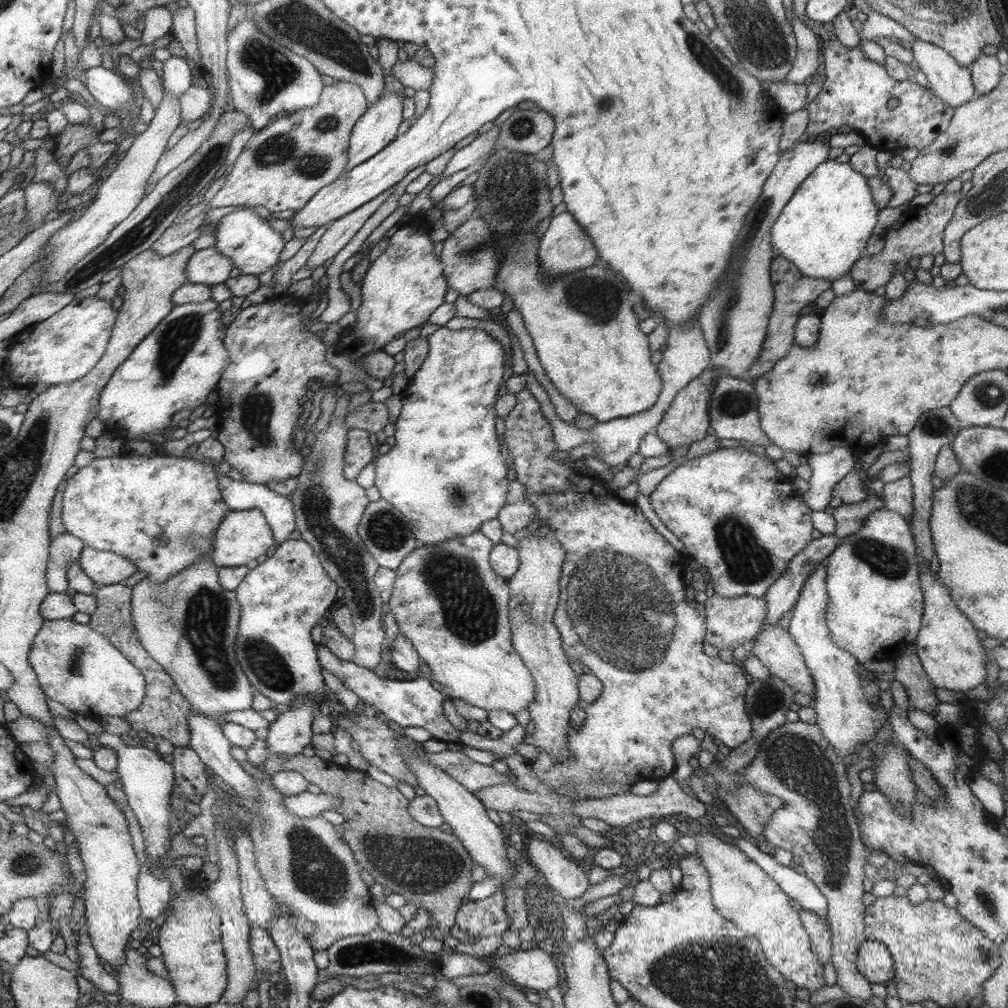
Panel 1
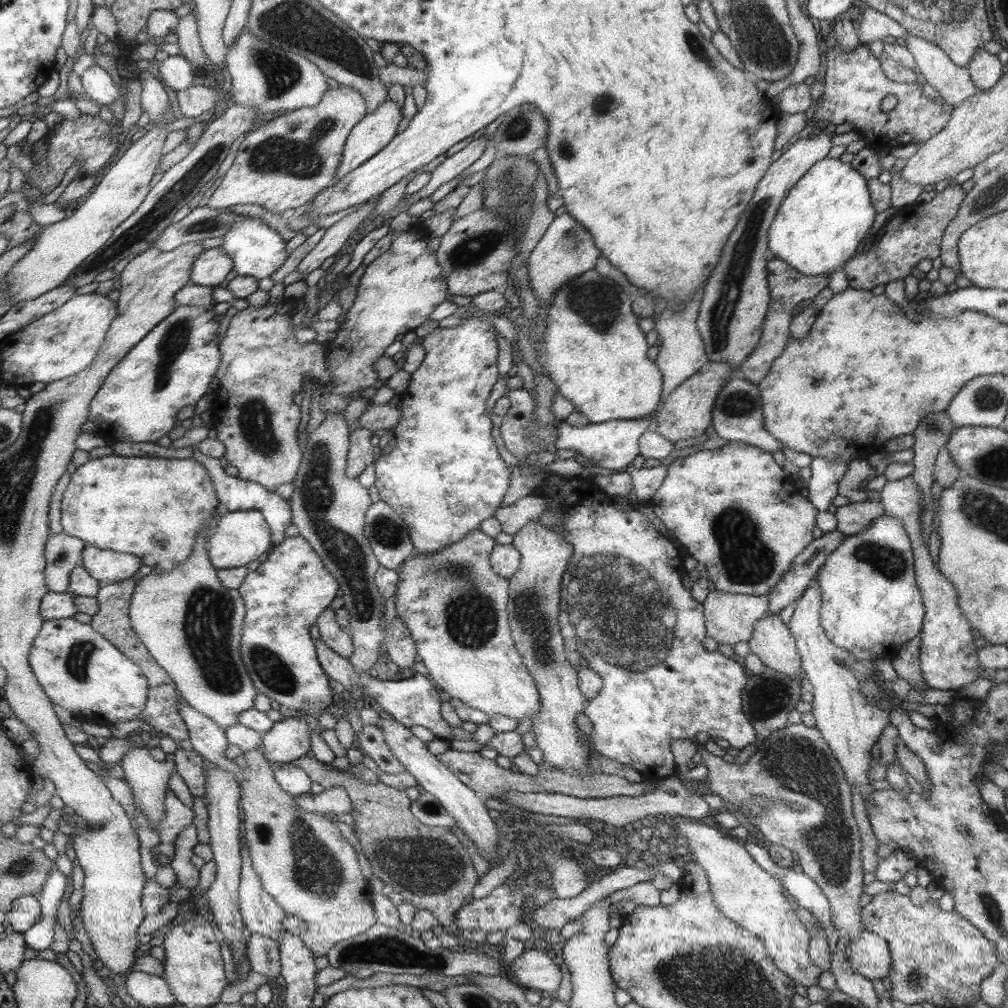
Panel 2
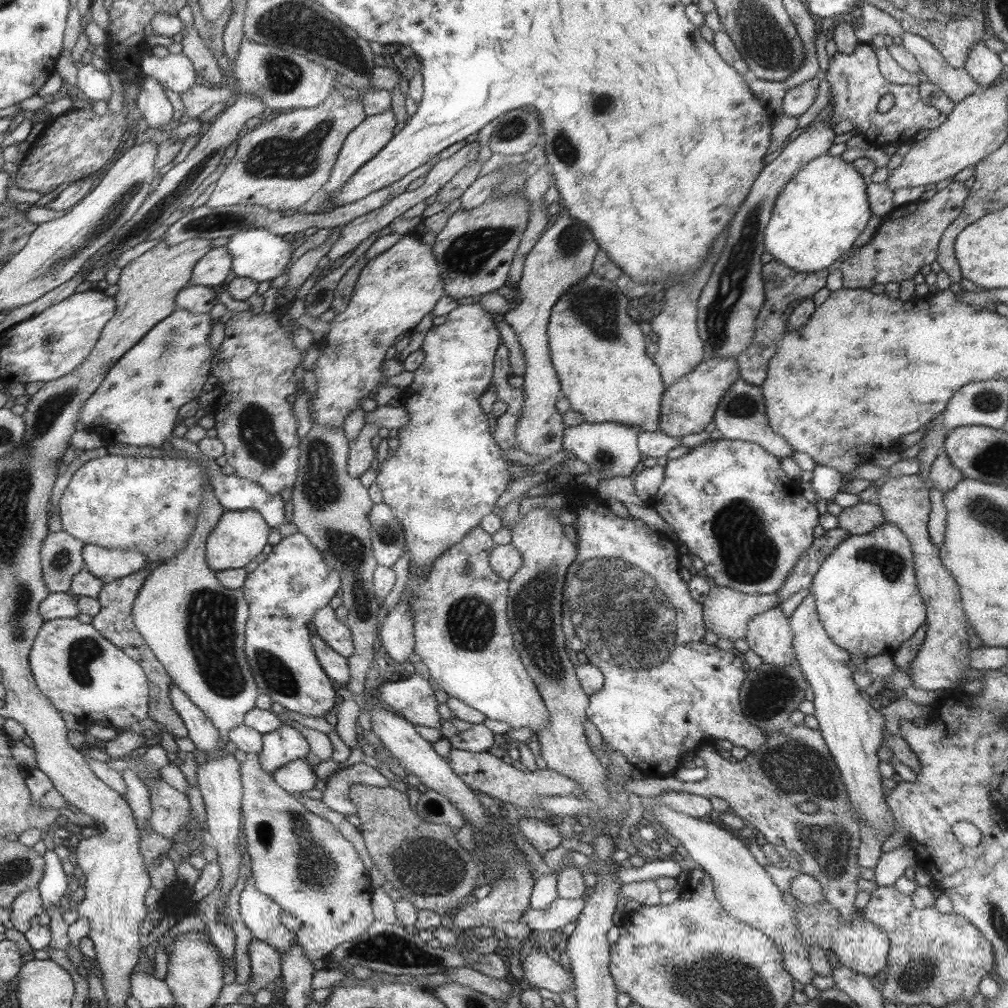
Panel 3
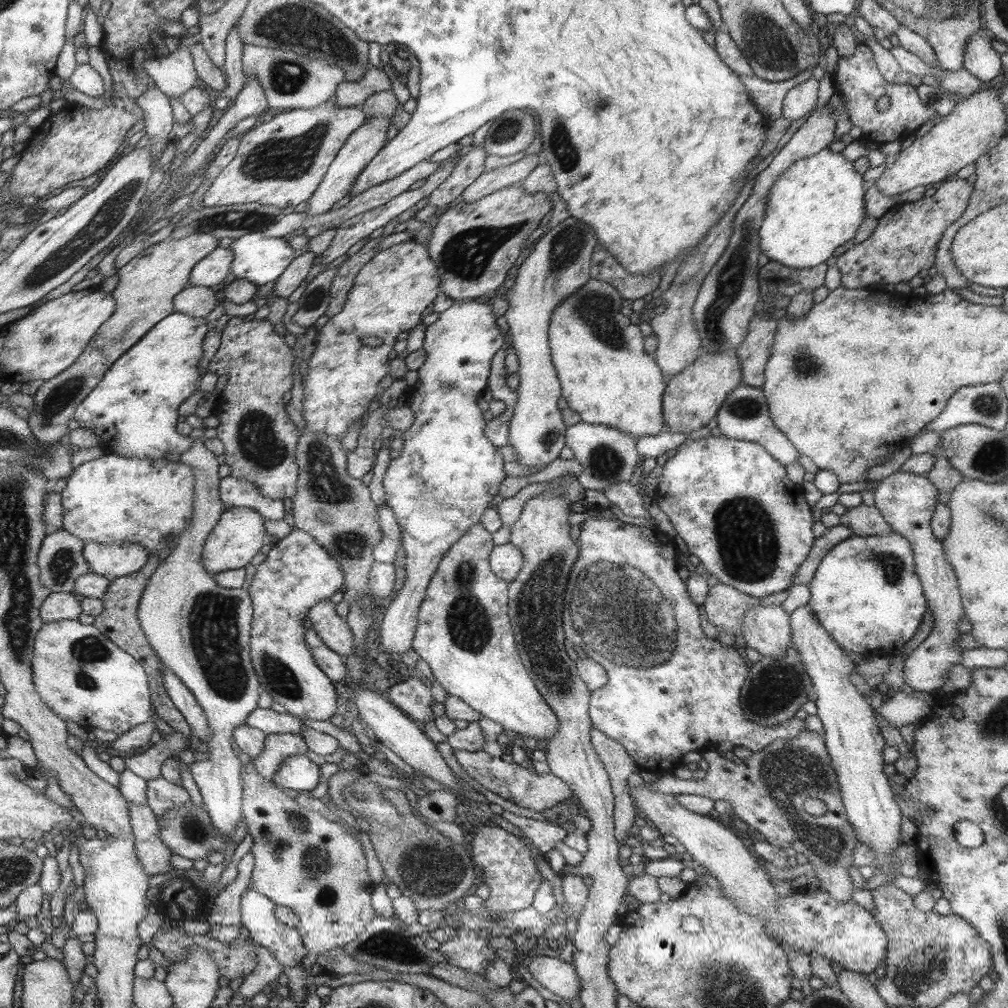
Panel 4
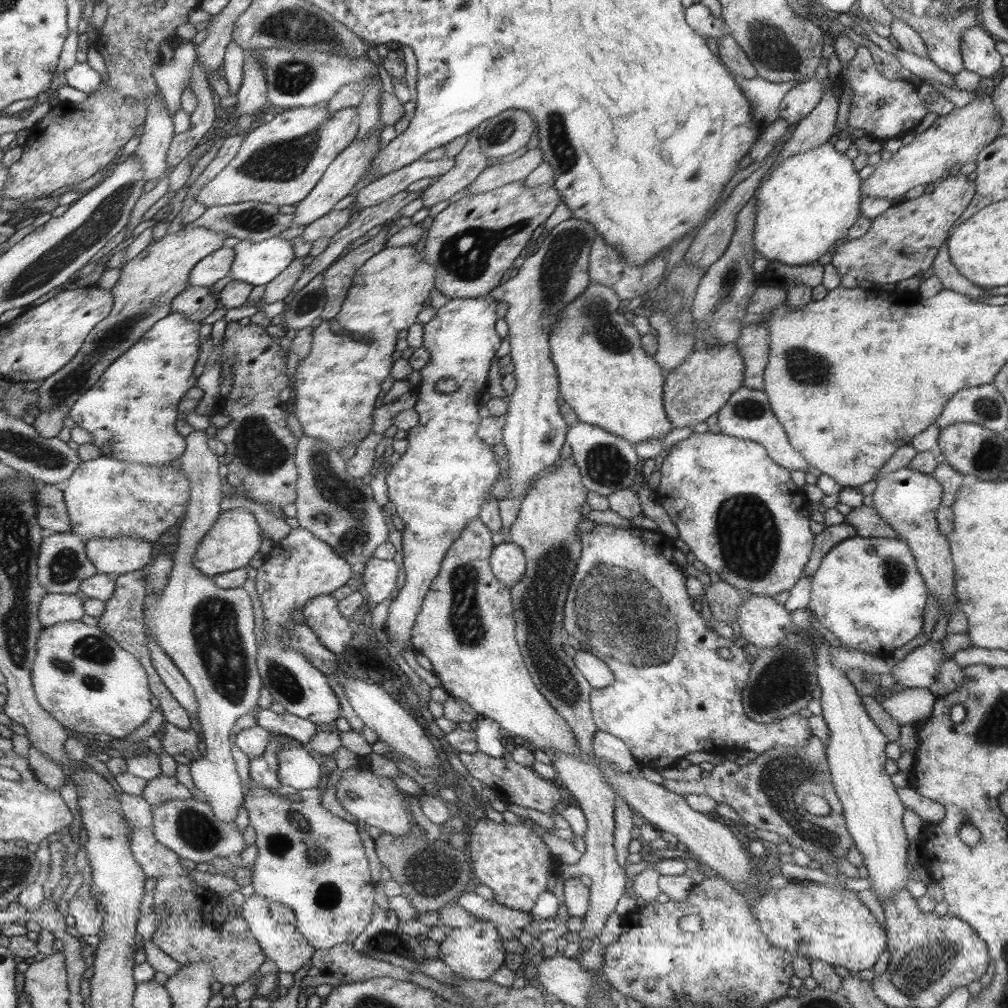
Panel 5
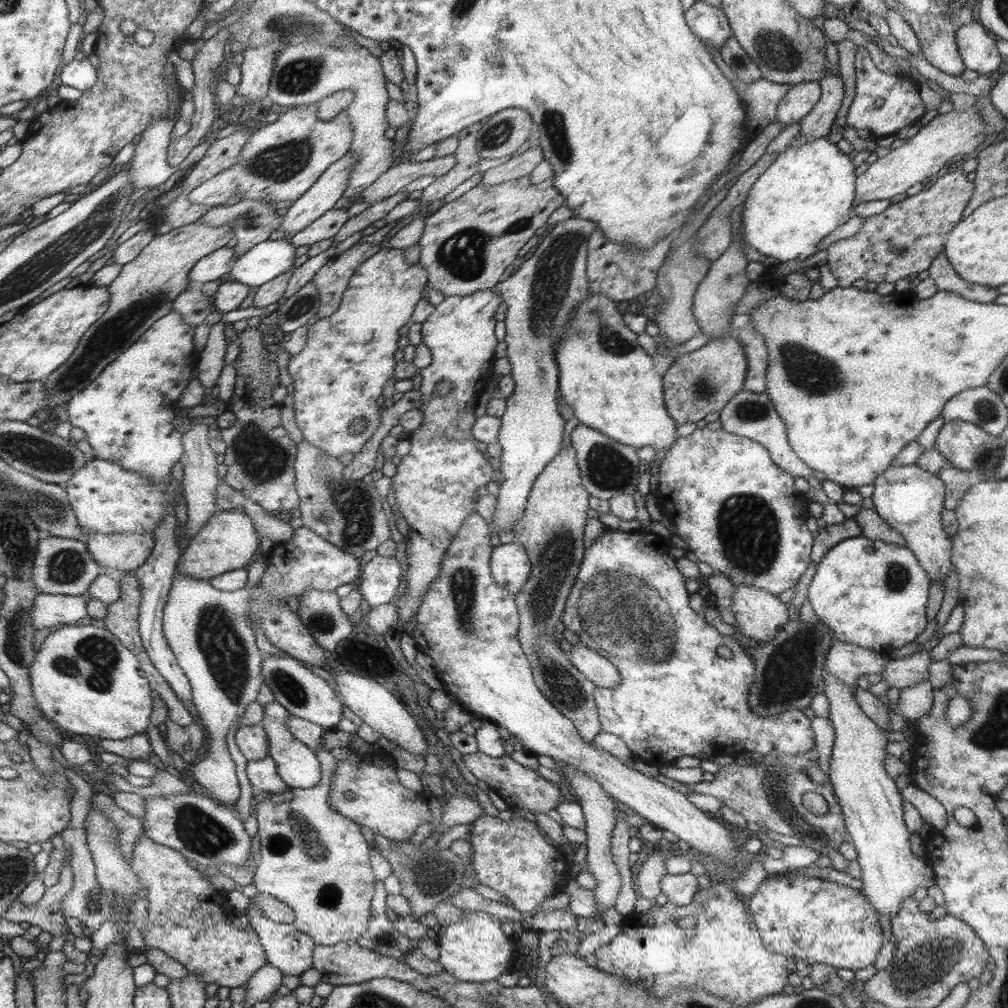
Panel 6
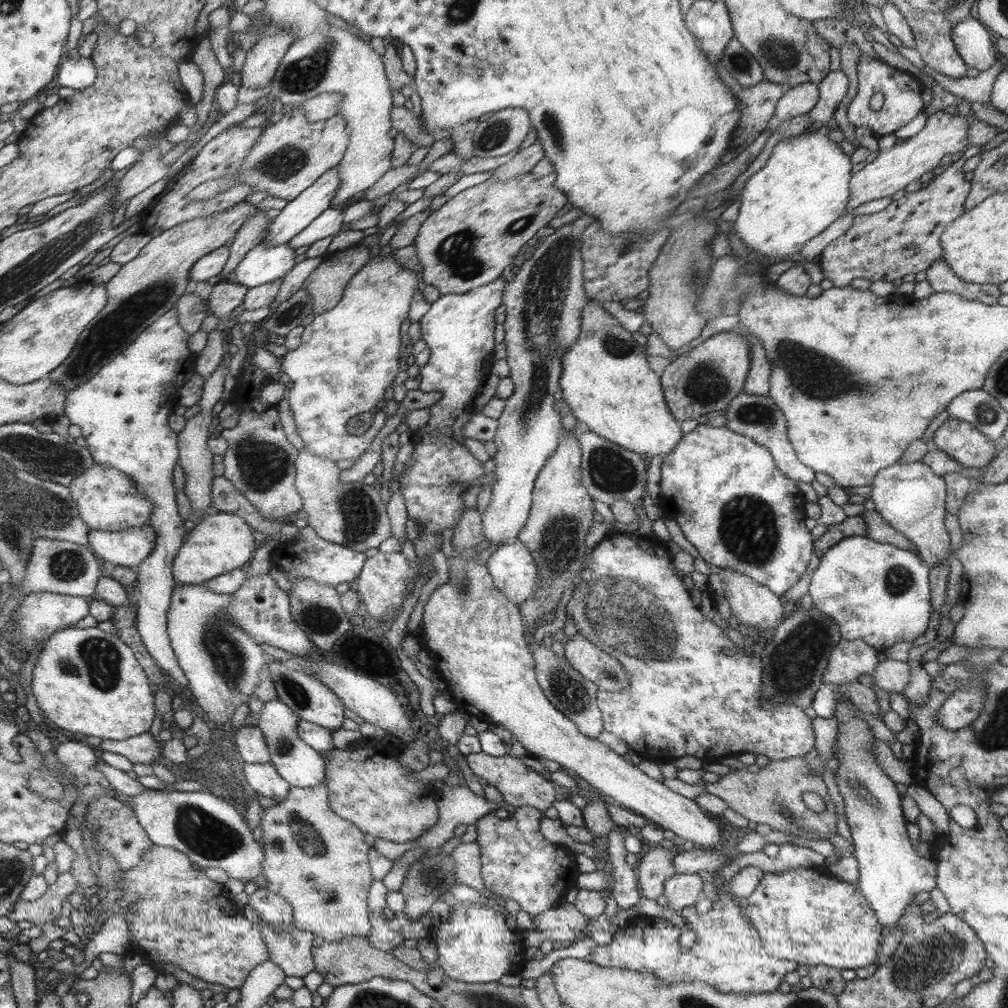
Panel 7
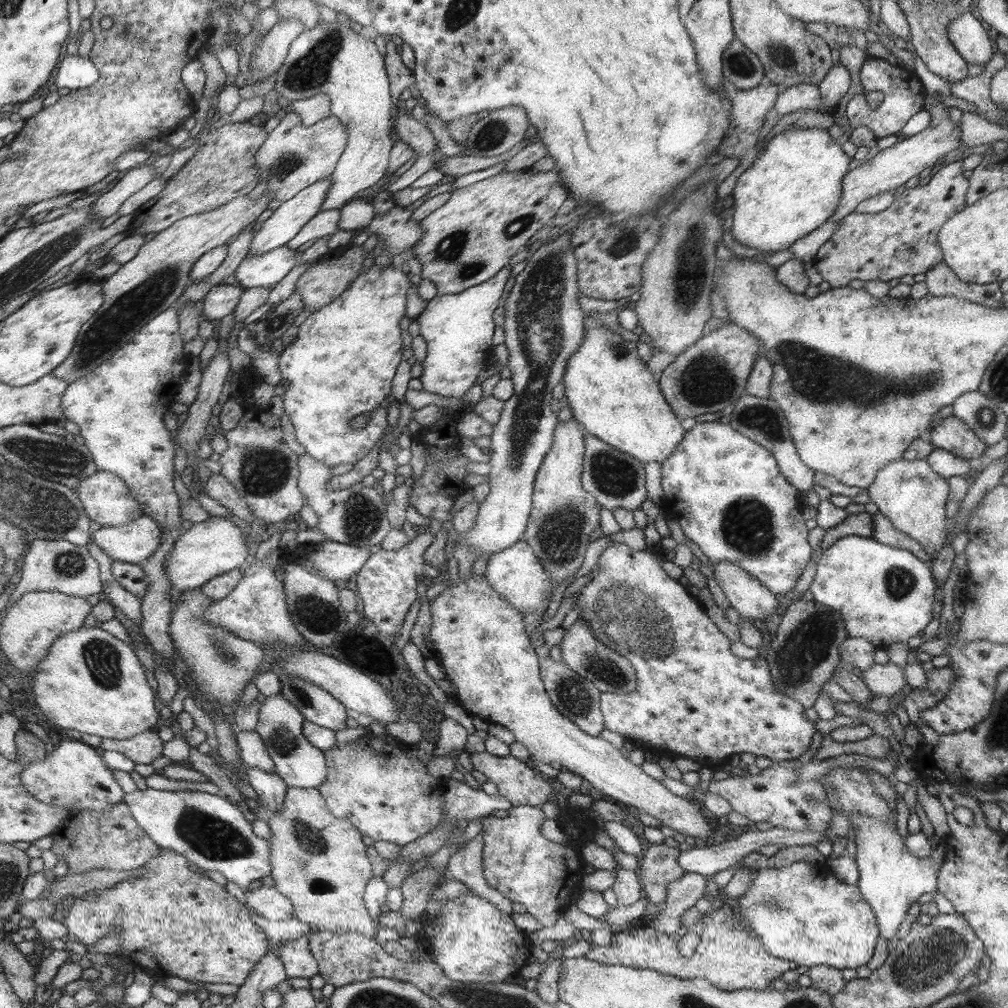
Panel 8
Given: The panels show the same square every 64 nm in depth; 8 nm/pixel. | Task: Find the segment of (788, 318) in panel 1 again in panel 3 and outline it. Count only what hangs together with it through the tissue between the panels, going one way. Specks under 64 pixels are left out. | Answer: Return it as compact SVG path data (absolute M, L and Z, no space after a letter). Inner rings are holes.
M772 259L764 265L763 281L768 282L768 294L756 321L755 340L752 341L751 346L737 355L736 358L739 363L740 378L757 387L767 380L767 370L771 358L779 352L779 342L784 338L788 329L787 320L784 320L784 314L786 314L788 306L792 302L796 302L796 300L812 298L821 289L824 289L826 287L826 278L828 278L830 272L831 270L808 273L797 271L776 259Z

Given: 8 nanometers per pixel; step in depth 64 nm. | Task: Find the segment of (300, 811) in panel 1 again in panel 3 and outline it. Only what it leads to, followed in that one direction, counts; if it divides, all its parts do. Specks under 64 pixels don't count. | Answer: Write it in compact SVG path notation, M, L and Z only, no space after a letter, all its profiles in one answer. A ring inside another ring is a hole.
M356 763L348 768L339 769L329 777L328 784L320 800L334 812L340 814L357 814L356 805L349 797L353 784L367 787L382 787L390 785L390 780L366 763Z

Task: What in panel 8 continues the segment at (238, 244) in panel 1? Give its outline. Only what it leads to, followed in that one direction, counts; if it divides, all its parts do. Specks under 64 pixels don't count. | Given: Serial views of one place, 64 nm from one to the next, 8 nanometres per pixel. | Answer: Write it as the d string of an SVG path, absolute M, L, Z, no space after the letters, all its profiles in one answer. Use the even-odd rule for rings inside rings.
M284 245L266 254L248 255L236 269L232 281L243 288L274 288L299 263L296 253Z

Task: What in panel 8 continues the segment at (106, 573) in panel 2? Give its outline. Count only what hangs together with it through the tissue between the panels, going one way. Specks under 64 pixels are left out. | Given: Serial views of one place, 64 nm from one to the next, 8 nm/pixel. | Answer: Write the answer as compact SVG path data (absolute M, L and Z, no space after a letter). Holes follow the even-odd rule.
M146 514L124 525L95 528L93 542L97 542L114 561L139 565L153 557L164 538L164 531Z

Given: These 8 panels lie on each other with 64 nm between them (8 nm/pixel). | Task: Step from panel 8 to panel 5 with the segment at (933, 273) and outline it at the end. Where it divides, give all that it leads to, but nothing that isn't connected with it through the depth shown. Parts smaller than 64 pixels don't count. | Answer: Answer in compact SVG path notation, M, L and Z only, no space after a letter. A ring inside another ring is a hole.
M947 242L940 248L935 257L932 270L934 271L934 276L942 281L944 289L958 291L959 294L964 294L969 299L972 298L972 300L992 296L986 290L973 283L971 279L967 279L963 274L960 274L959 269L951 261Z

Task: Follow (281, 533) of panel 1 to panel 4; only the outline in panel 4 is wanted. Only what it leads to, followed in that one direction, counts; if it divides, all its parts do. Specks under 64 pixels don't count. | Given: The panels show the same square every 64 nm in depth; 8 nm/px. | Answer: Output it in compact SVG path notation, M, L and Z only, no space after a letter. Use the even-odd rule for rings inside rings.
M175 312L164 318L110 369L98 388L80 405L75 418L77 422L101 436L108 452L117 452L125 458L166 459L167 452L180 455L186 453L193 445L193 439L178 434L176 423L180 405L198 390L198 384L201 383L202 342L208 331L206 317L194 318L189 314ZM232 475L224 476L219 480L220 499L230 508L250 508L257 511L263 519L280 521L284 519L284 504L280 500L272 500L262 496L256 490L254 483L240 480Z

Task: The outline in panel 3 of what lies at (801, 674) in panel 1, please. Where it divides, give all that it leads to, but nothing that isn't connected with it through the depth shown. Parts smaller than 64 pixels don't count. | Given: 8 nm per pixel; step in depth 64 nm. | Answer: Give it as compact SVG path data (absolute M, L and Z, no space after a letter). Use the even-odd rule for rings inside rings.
M779 607L755 616L746 627L749 649L763 662L774 666L788 666L797 661L790 619Z

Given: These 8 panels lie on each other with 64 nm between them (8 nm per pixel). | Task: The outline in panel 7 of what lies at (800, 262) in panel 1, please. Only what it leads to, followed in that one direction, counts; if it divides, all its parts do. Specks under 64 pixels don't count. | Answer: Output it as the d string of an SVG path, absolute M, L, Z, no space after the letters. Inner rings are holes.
M819 132L803 133L796 138L787 138L776 145L772 157L764 168L752 175L741 192L741 207L734 228L738 238L756 253L772 259L786 258L798 254L802 247L814 236L822 234L832 222L845 215L851 200L852 162L840 146Z

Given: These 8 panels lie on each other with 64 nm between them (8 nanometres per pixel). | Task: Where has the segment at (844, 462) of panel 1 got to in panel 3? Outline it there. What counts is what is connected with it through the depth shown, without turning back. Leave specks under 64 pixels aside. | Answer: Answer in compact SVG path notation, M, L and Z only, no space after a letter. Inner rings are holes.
M816 463L811 484L818 499L816 506L820 508L820 514L825 514L829 503L843 489L843 474L832 467Z

